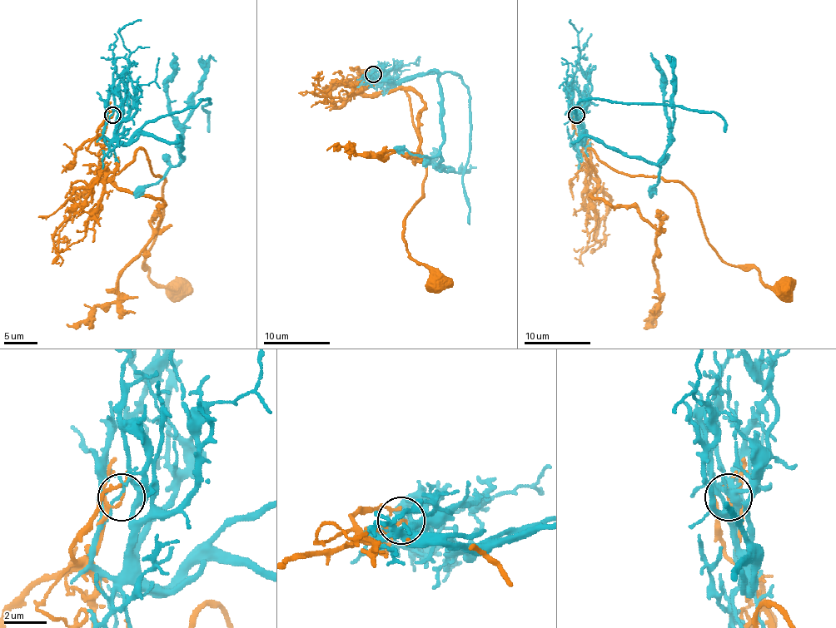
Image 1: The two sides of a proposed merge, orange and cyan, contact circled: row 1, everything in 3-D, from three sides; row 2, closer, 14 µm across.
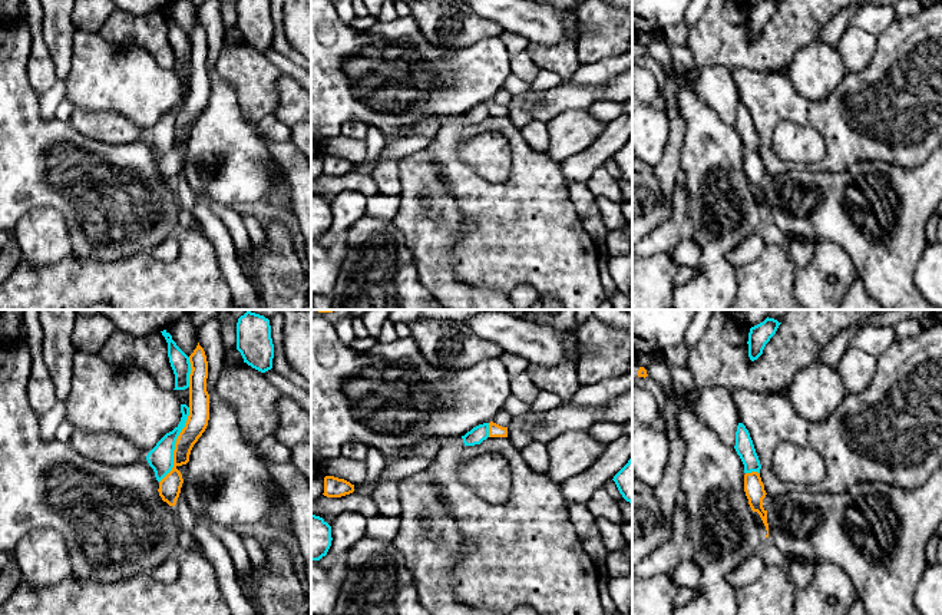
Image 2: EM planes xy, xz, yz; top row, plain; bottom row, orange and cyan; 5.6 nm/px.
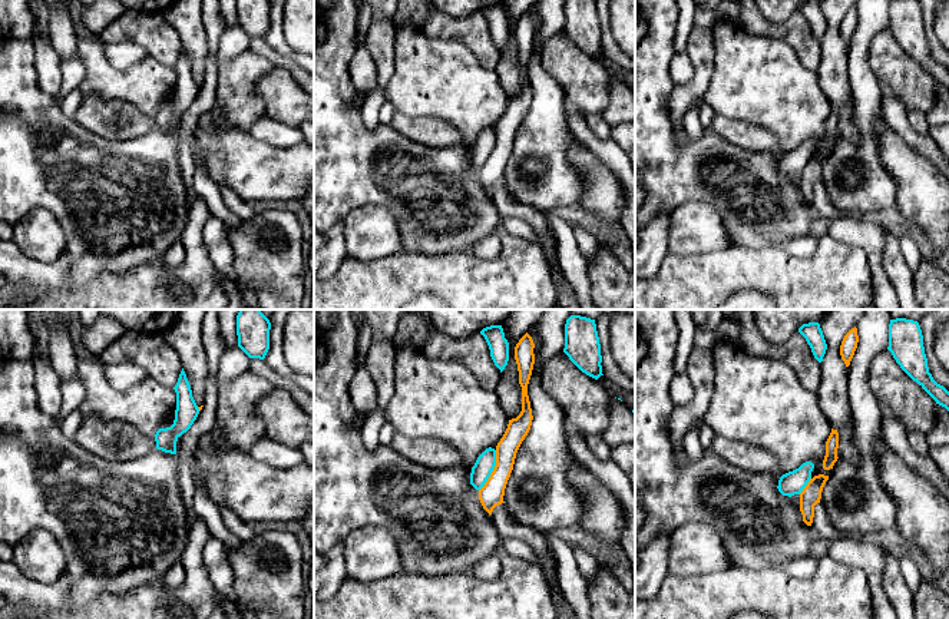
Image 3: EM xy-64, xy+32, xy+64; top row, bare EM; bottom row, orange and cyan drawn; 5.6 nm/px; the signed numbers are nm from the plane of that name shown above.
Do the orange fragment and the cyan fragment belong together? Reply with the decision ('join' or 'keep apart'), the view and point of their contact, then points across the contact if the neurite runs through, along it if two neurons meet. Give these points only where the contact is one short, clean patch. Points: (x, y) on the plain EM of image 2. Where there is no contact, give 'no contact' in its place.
keep apart; contact xy (175, 124)

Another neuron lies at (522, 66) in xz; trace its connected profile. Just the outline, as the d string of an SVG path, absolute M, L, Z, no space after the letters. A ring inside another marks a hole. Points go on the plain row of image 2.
M526 50L513 53L509 63L510 72L525 82L532 83L539 73L539 67L533 63Z

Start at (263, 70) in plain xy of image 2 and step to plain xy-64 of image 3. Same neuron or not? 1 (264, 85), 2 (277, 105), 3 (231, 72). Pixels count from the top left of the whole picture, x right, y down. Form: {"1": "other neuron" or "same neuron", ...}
{"1": "other neuron", "2": "other neuron", "3": "same neuron"}

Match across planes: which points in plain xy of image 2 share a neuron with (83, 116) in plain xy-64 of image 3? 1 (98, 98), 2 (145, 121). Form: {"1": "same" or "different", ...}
{"1": "different", "2": "different"}

